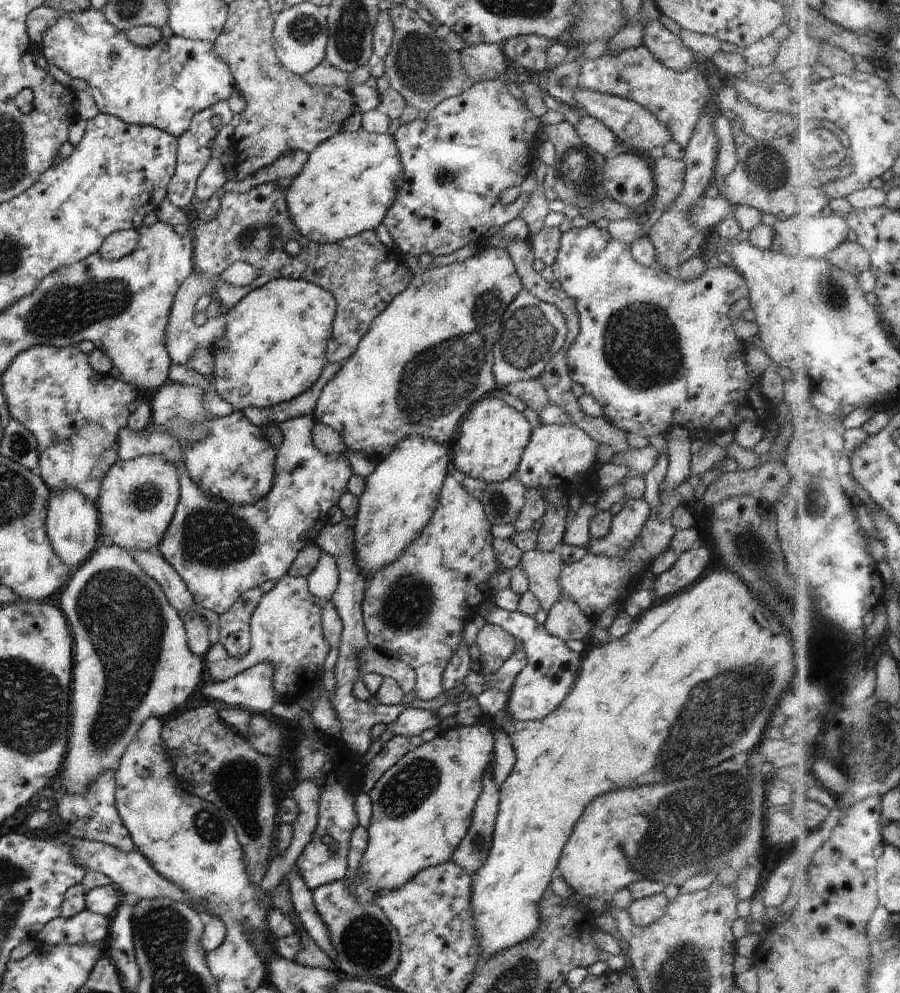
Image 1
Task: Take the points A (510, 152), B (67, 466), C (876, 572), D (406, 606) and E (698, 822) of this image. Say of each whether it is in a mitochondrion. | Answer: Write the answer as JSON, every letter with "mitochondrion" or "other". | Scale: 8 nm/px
{"A":"other","B":"other","C":"other","D":"mitochondrion","E":"mitochondrion"}

